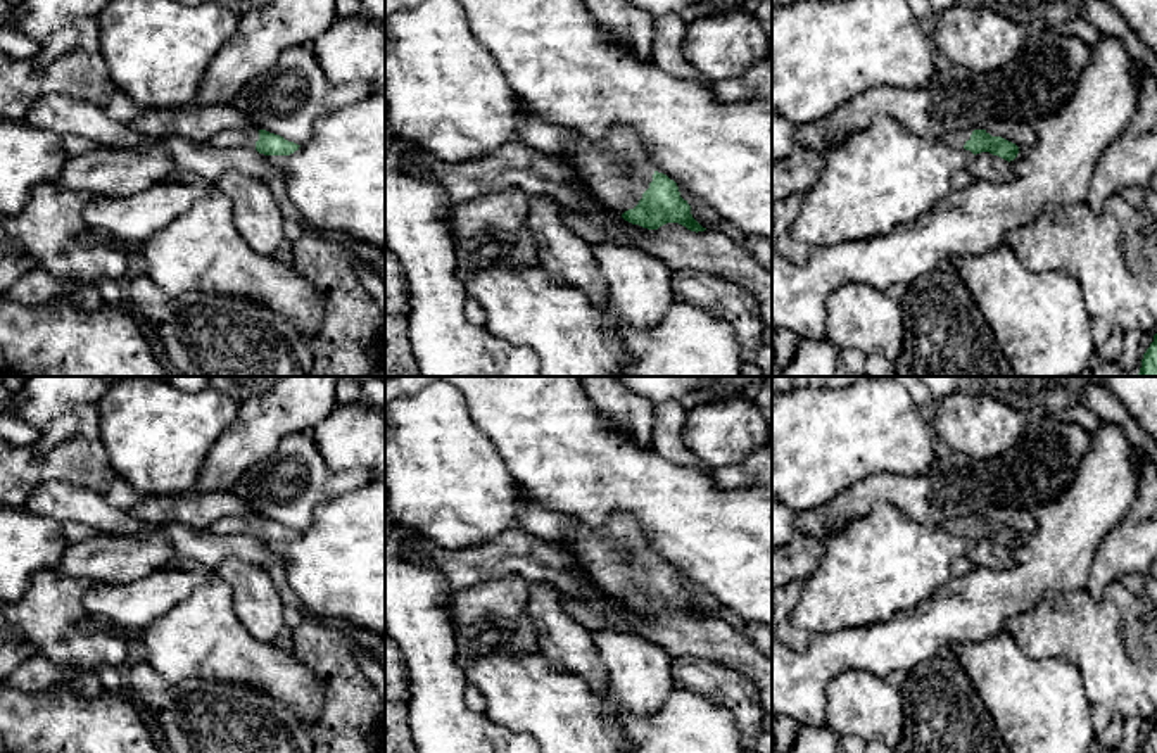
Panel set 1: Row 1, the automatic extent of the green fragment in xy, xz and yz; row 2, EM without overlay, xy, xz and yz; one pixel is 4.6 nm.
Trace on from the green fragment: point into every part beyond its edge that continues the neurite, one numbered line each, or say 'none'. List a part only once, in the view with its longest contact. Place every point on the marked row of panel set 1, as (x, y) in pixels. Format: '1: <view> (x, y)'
1: xz (605, 166)

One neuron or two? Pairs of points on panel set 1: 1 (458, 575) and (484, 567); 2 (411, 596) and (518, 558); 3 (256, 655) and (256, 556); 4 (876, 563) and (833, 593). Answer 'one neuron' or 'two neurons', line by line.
1: one neuron
2: two neurons
3: two neurons
4: one neuron

